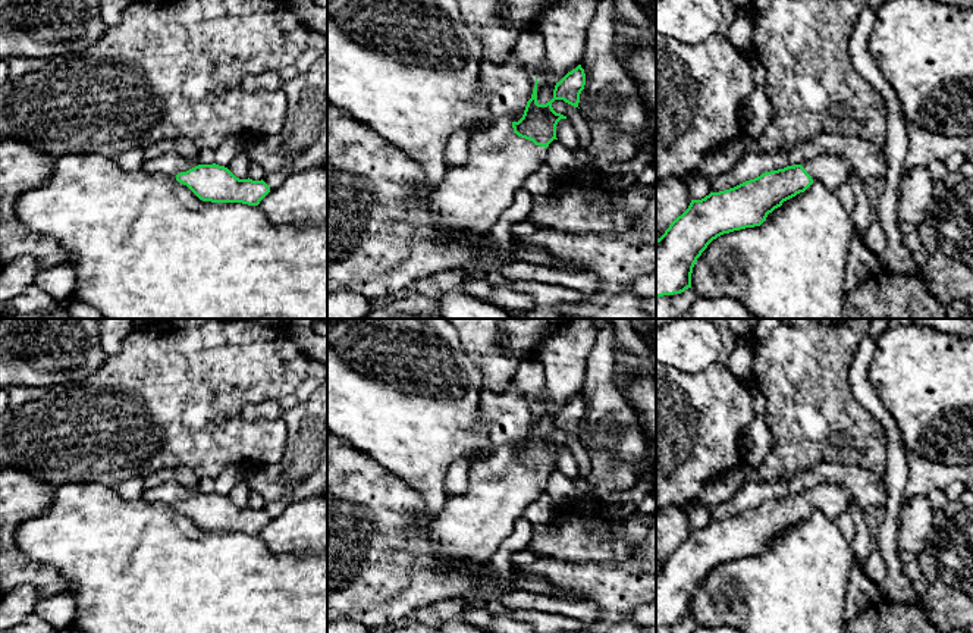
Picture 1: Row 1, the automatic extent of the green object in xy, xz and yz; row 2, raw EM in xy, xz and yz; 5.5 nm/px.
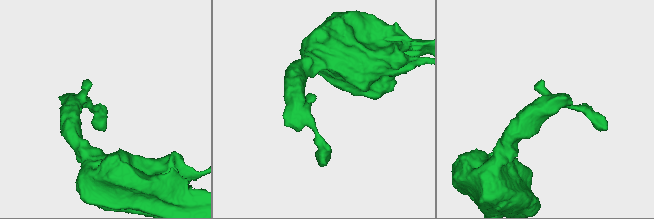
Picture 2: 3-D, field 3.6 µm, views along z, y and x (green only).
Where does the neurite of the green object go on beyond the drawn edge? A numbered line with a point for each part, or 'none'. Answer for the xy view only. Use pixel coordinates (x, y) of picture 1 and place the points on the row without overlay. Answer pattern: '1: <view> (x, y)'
1: xy (172, 492)

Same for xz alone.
1: xz (468, 530)

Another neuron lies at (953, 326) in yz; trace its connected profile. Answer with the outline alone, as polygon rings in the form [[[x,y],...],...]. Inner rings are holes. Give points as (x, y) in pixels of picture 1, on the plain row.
[[[911,319],[913,323],[954,336],[973,336],[973,319]]]

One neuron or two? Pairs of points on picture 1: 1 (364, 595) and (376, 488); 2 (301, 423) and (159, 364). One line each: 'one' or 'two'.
1: one
2: two

